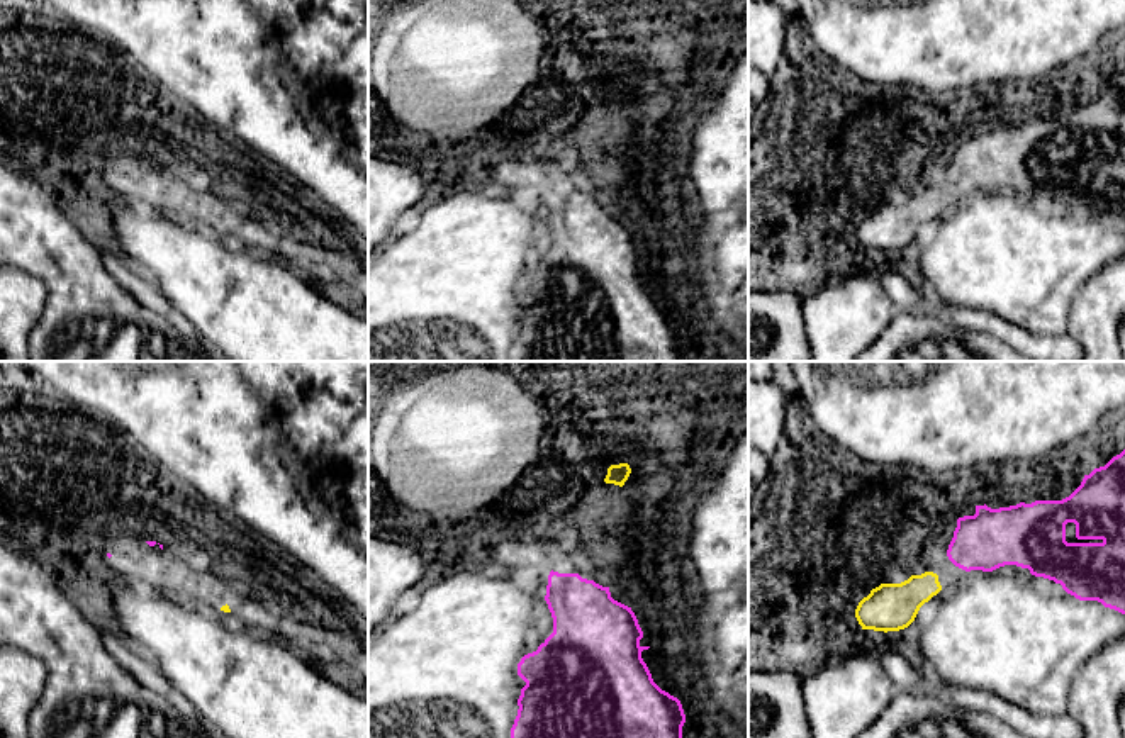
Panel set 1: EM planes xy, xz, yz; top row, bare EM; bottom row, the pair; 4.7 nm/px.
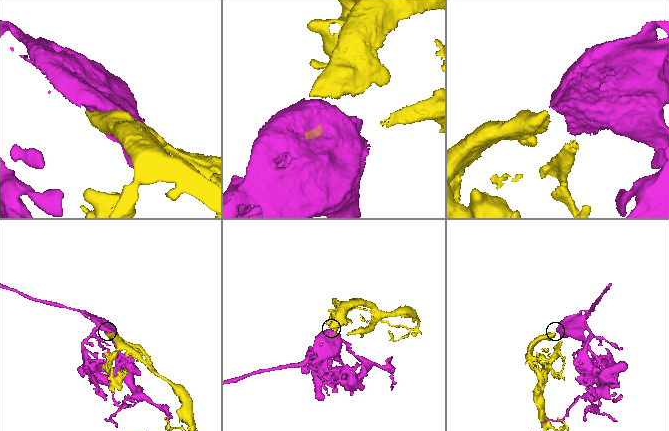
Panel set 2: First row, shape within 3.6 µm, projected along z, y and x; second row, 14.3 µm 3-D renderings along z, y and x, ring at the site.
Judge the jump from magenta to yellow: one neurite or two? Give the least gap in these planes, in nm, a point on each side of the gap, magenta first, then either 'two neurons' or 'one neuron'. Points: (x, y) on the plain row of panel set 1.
100 nm | yz (949, 178), (935, 194) | one neuron

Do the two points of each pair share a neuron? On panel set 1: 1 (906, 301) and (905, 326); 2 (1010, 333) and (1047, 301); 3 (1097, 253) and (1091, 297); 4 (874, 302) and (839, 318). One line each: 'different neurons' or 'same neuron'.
1: different neurons
2: different neurons
3: different neurons
4: same neuron

